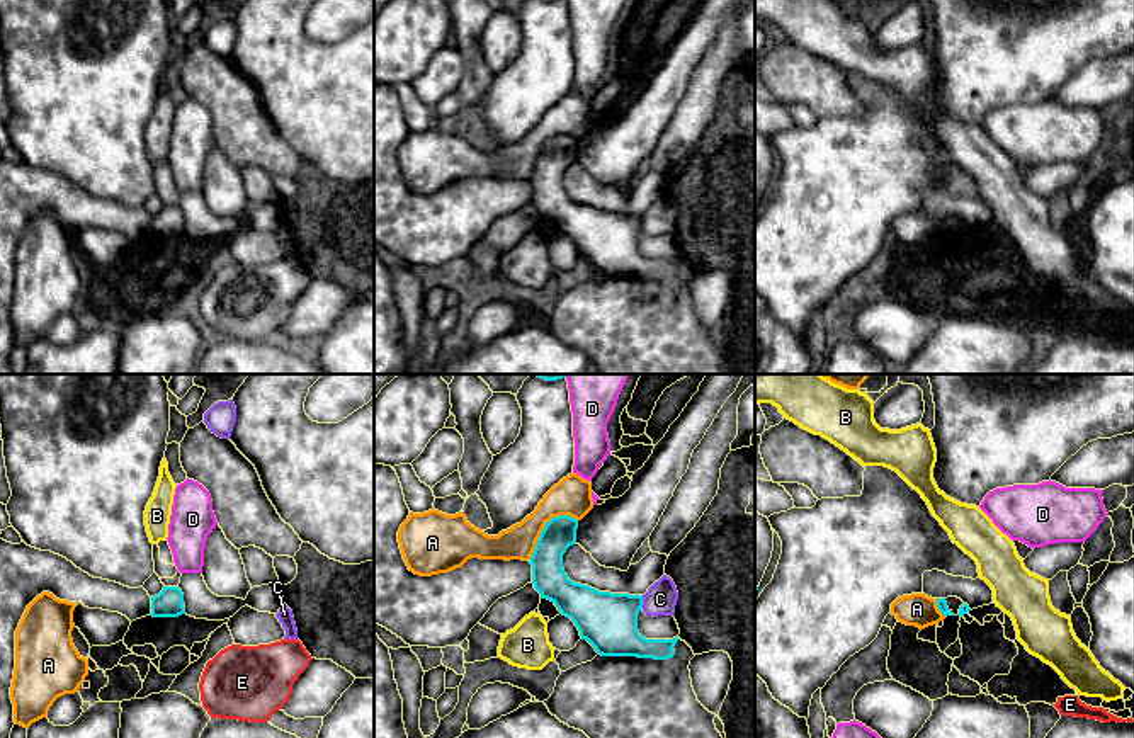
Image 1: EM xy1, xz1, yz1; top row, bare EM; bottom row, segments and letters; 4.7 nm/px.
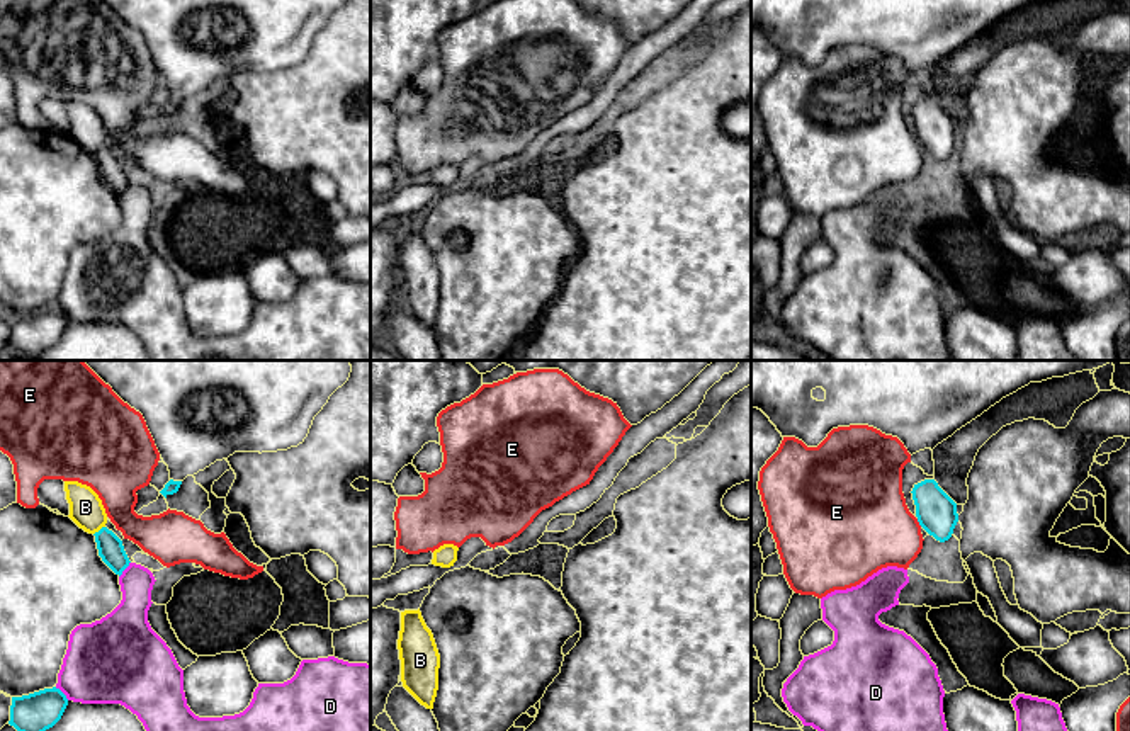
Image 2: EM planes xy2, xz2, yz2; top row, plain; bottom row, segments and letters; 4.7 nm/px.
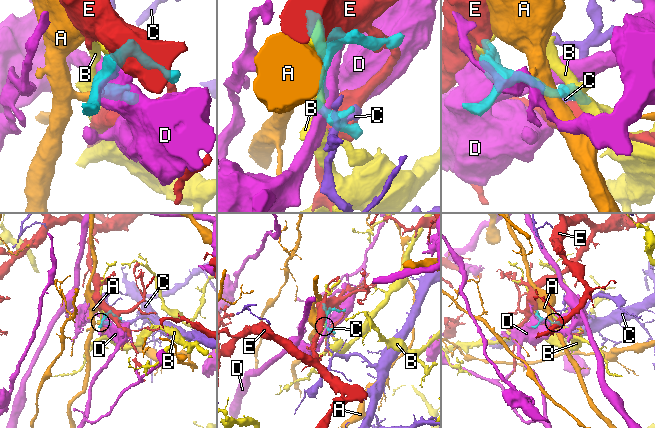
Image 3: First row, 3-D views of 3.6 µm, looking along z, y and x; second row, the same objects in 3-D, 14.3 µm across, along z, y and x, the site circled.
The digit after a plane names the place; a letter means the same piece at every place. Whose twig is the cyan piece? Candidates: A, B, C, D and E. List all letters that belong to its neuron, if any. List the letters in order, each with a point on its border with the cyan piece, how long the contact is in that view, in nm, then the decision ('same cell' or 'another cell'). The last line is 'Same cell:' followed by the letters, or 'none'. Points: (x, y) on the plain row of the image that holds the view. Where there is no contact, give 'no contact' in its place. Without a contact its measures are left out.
A: contact xz1 (544, 147); length 300 nm; another cell
B: contact xy2 (101, 148); length 70 nm; another cell
C: contact xz1 (641, 221); length 70 nm; another cell
D: contact xy2 (124, 187); length 90 nm; another cell
E: contact yz2 (918, 140); length 50 nm; another cell
Same cell: none

